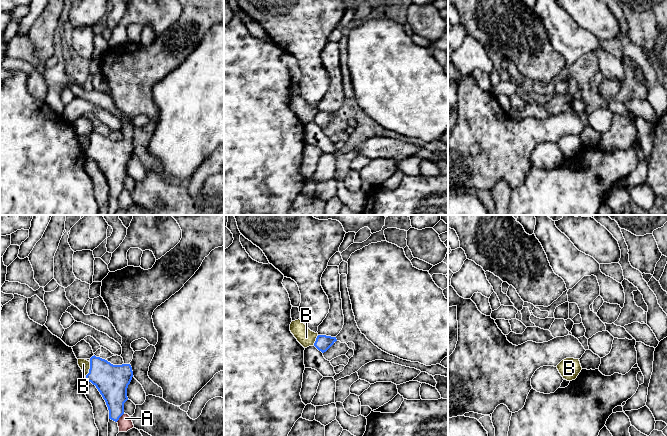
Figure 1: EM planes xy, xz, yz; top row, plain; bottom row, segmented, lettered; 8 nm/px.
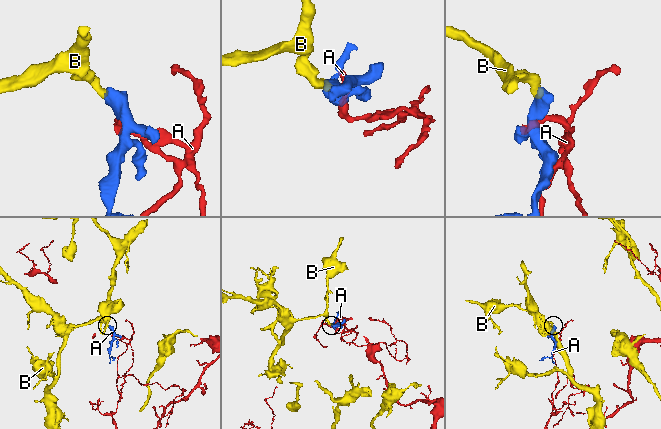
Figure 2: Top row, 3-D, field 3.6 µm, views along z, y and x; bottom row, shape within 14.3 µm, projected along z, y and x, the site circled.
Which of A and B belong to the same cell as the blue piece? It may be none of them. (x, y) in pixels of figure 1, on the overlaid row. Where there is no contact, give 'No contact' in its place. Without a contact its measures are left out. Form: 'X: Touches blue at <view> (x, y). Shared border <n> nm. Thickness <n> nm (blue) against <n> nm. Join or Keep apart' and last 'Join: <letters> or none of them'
A: Touches blue at xy (120, 416). Shared border 100 nm. Thickness 220 nm (blue) against 120 nm. Keep apart
B: Touches blue at xy (89, 369). Shared border 120 nm. Thickness 260 nm (blue) against 80 nm. Keep apart
Join: none of them

